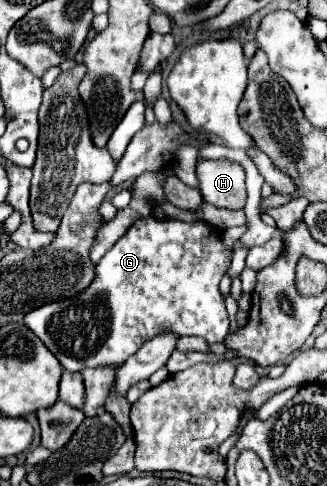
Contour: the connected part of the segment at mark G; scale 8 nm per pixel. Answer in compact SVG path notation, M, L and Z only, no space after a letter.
M172 217L138 219L100 259L90 287L72 299L54 301L30 311L24 317L24 323L68 371L82 371L86 367L110 367L118 371L124 359L134 355L148 339L162 331L200 335L208 343L222 343L228 335L230 321L218 285L228 271L230 261L232 249L224 245L224 235L202 219L196 219L196 223L184 223Z

